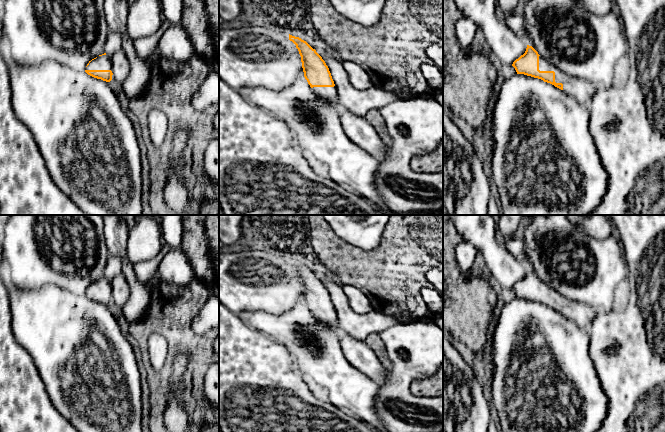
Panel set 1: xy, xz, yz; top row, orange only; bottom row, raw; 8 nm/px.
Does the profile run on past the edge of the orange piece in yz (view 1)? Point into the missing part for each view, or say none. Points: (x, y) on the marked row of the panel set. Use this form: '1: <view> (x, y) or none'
1: yz (582, 90)

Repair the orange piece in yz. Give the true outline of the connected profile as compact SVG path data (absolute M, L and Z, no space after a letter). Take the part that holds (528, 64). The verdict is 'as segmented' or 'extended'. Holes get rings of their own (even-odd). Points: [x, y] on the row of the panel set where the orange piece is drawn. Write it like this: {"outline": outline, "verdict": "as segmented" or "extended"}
{"outline": "M527 45L525 53L516 59L512 66L517 74L524 74L550 83L589 108L596 91L594 85L585 79L572 77L562 72L540 56L532 46Z", "verdict": "extended"}

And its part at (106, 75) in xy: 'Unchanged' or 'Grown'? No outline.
Grown

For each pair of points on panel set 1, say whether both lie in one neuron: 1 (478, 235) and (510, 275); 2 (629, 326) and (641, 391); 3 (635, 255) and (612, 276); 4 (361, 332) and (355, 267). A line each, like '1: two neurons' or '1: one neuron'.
1: one neuron
2: one neuron
3: two neurons
4: two neurons

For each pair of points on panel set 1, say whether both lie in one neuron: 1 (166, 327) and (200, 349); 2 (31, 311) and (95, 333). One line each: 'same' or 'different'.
1: same
2: same

